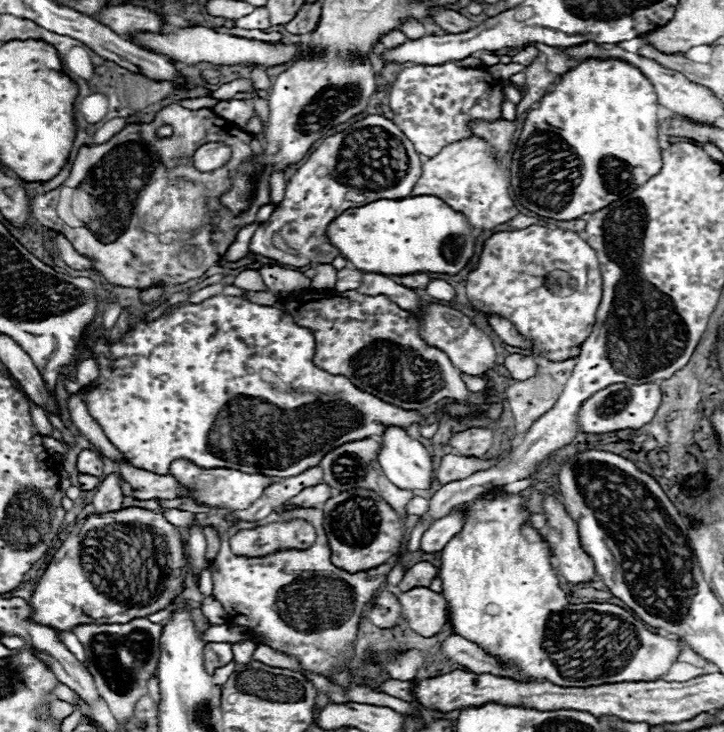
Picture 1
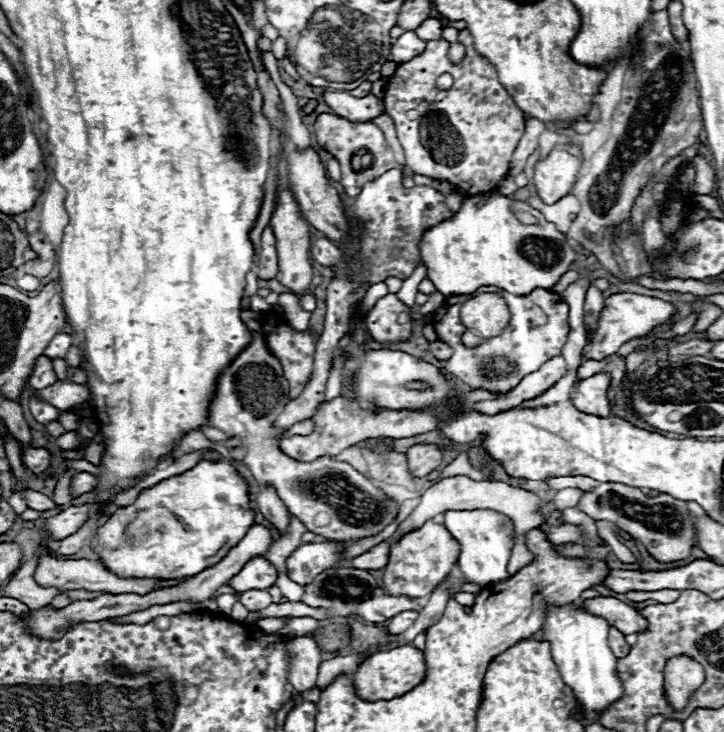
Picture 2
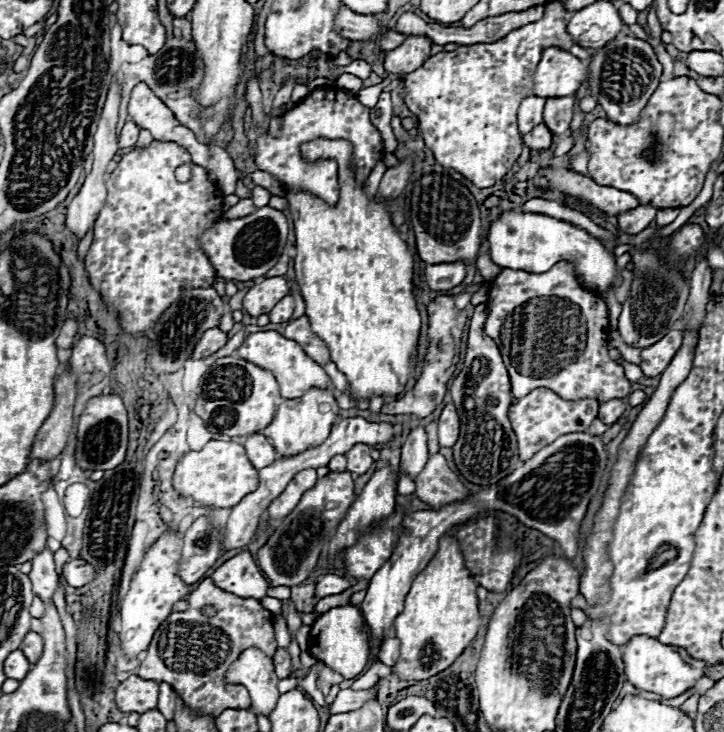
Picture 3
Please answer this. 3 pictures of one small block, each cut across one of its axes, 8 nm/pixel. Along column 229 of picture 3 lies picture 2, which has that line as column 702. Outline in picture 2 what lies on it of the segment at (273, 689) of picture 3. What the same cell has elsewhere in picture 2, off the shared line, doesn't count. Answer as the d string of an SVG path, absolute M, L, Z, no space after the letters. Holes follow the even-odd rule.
M672 658L664 670L664 694L668 704L682 710L692 694L704 683L704 670L690 658Z

